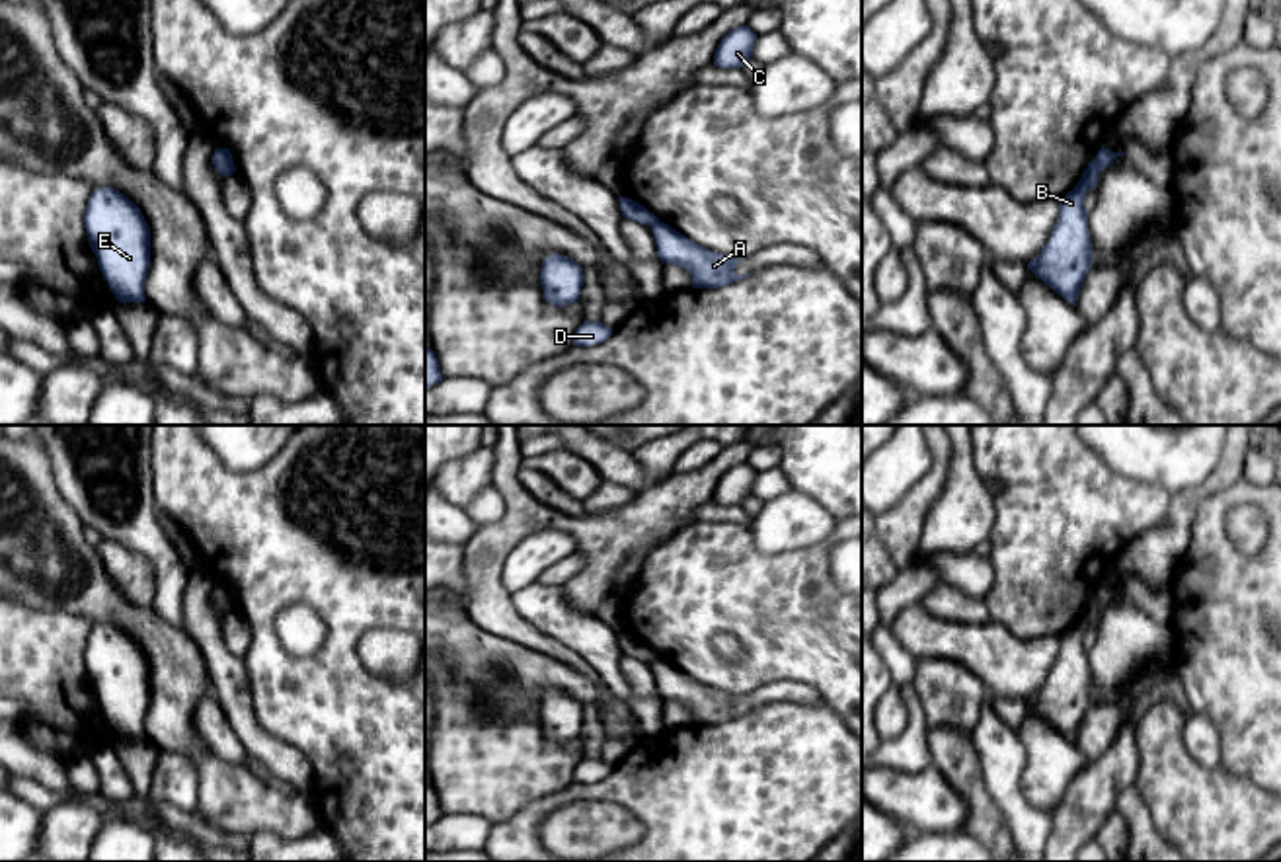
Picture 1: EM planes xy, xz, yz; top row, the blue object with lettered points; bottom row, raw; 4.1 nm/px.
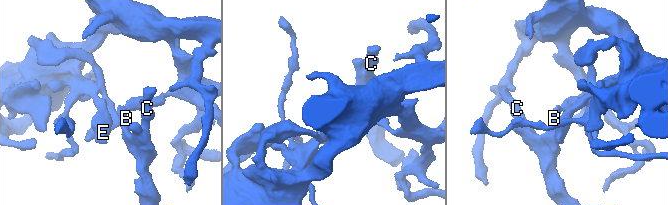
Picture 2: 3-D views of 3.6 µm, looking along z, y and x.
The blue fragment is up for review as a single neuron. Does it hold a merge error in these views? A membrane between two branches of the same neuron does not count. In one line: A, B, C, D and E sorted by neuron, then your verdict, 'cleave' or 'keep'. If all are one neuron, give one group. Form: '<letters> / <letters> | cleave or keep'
A D E / B C | cleave

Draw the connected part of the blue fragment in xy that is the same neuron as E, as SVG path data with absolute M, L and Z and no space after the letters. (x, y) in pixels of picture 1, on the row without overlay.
M94 626L84 665L99 708L119 739L144 739L150 706L150 665L140 646L123 630Z

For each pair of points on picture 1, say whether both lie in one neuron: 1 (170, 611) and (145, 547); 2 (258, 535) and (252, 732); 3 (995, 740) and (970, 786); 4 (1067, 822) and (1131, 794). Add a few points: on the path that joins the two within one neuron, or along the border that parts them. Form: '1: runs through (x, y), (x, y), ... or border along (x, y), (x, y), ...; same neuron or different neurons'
1: runs through (168, 595), (168, 570), (160, 562); same neuron
2: border along (242, 656), (248, 667), (254, 716), (277, 740); different neurons
3: border along (971, 734), (987, 790), (999, 806); different neurons
4: border along (1133, 784), (1120, 794), (1114, 810); different neurons

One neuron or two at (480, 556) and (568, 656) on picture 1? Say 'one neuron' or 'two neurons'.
one neuron

